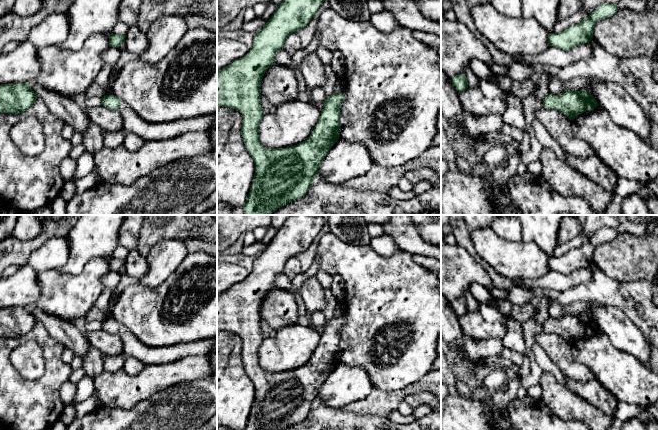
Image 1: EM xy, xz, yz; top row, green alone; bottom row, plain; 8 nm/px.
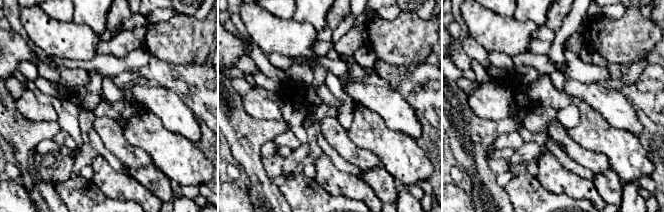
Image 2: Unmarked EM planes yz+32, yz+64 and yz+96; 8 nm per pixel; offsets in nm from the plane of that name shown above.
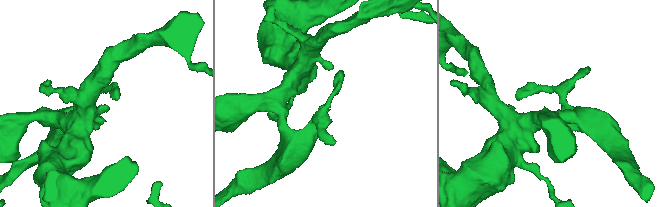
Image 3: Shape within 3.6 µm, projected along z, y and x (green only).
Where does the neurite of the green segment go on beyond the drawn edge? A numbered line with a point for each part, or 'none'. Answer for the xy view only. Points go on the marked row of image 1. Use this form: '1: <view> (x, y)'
1: xy (133, 123)

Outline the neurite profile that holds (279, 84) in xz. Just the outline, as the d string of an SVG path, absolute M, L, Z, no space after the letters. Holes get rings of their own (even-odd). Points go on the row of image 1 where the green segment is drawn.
M273 64L265 72L261 86L261 95L275 107L298 99L298 83L294 67Z

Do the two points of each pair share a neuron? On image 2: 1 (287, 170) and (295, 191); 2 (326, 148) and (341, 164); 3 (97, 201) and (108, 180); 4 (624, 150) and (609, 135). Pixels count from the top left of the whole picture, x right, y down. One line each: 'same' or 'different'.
1: different
2: same
3: different
4: same

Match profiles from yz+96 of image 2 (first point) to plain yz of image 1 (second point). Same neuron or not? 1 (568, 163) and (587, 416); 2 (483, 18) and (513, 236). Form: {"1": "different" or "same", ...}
{"1": "different", "2": "different"}

